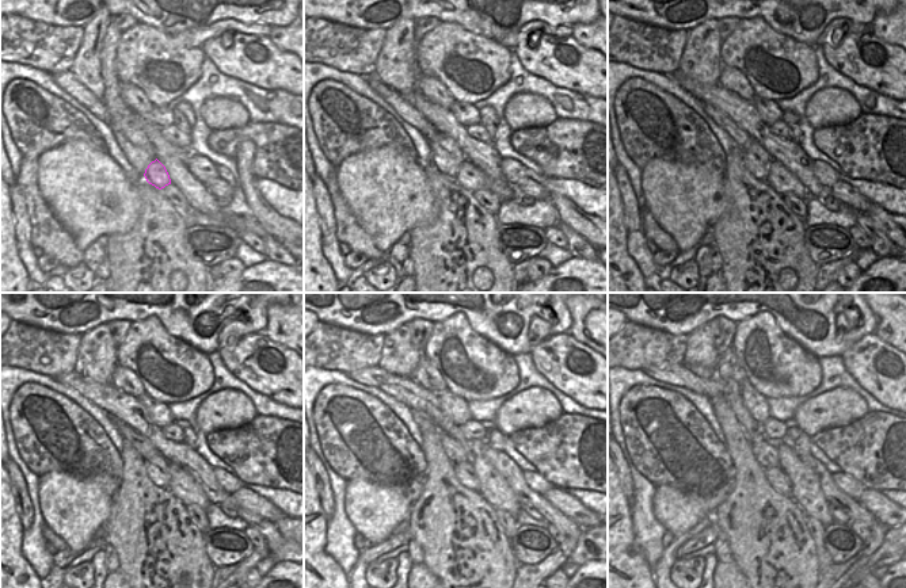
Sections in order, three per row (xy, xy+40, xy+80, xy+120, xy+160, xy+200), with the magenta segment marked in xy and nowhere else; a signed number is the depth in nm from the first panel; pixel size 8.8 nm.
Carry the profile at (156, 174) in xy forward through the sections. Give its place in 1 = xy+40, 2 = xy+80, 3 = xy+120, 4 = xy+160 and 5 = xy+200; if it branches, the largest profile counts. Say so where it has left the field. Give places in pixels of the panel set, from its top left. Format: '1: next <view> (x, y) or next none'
1: next xy+40 (469, 176)
2: next xy+80 (780, 179)
3: next xy+120 (182, 485)
4: next xy+160 (494, 488)
5: next xy+200 (806, 491)

